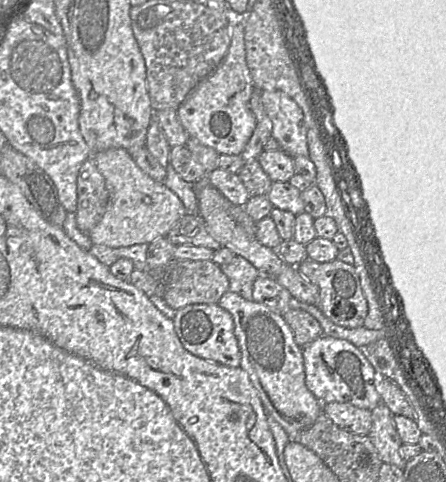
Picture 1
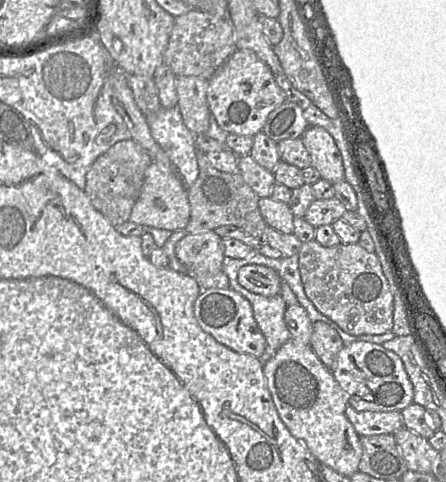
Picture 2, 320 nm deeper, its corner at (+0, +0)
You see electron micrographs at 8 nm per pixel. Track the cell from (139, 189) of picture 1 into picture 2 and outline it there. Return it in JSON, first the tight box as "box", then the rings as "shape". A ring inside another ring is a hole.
{"box":[129,161,191,232],"shape":[[[153,161],[146,169],[142,190],[133,206],[129,221],[141,226],[172,232],[185,229],[190,221],[191,212],[187,191],[188,189],[176,172],[163,170]]]}

